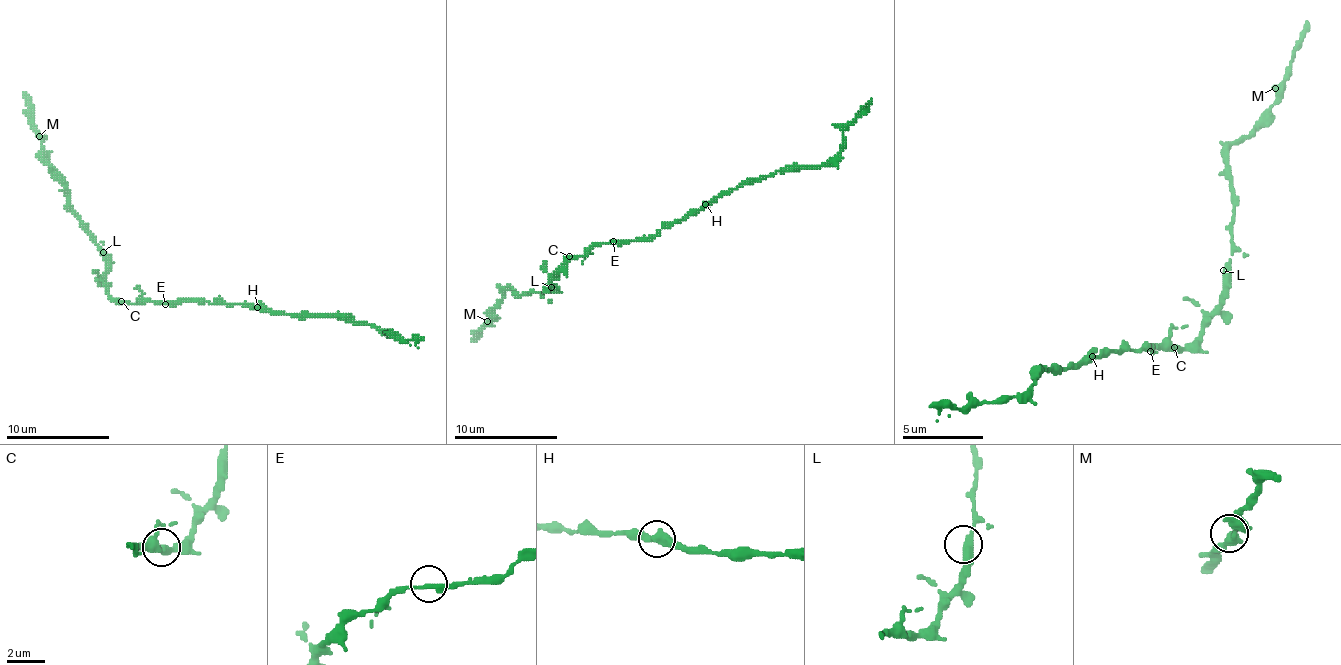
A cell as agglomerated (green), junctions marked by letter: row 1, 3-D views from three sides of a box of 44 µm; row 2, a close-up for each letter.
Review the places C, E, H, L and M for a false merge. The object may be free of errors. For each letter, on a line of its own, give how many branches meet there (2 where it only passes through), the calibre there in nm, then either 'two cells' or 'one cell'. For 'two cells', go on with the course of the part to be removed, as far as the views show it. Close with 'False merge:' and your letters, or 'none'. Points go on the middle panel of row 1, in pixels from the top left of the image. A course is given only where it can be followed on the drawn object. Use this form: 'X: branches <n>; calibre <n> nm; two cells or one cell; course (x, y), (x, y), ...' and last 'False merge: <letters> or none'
C: branches 2; calibre 360 nm; one cell
E: branches 2; calibre 300 nm; one cell
H: branches 2; calibre 400 nm; one cell
L: branches 2; calibre 400 nm; one cell
M: branches 2; calibre 400 nm; one cell
False merge: none

